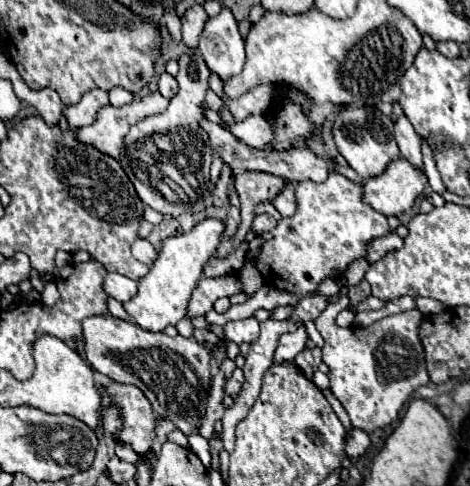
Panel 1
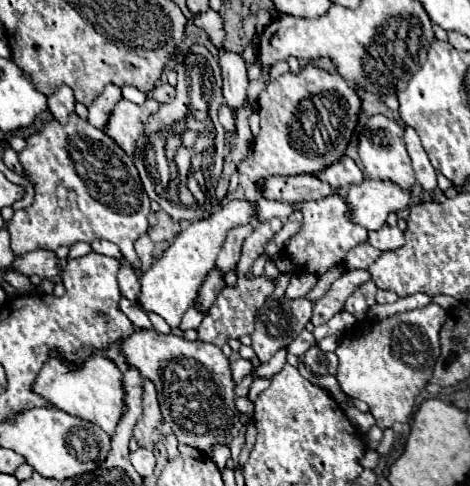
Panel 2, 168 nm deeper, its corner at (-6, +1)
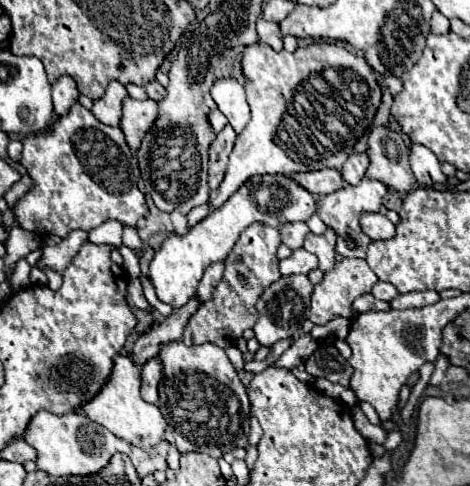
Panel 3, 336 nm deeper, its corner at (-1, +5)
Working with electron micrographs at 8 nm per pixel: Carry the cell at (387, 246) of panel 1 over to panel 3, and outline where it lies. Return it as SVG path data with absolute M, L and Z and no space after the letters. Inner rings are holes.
M362 212L360 226L372 240L388 240L394 236L394 224L386 216L376 212Z

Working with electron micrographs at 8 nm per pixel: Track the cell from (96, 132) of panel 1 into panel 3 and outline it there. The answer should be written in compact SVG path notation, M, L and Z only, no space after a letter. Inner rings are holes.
M126 98L120 128L126 134L126 142L132 148L132 152L140 148L140 136L142 138L146 136L156 118L158 118L158 104L154 100L148 98L140 102L134 98Z

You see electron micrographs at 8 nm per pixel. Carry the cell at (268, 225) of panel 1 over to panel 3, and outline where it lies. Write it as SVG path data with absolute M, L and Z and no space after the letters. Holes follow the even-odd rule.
M252 224L248 226L238 242L234 244L232 252L224 260L224 276L212 294L212 302L200 304L200 308L190 316L186 328L184 328L184 344L216 344L220 348L230 348L236 344L236 340L242 336L246 328L254 328L258 320L256 302L262 296L262 292L281 277L276 258L276 250L281 245L278 228Z

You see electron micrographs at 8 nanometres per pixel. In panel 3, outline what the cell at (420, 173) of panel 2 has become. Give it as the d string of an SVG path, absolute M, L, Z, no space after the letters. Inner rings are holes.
M412 144L412 148L410 148L410 166L412 166L412 172L414 172L420 186L444 184L448 180L440 170L438 158L426 146Z

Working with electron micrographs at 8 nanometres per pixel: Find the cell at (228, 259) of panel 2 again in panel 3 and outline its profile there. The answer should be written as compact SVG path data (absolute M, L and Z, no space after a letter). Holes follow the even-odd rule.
M216 262L214 266L210 266L210 268L204 272L204 276L202 276L202 280L200 280L200 286L198 286L198 292L196 292L196 298L198 298L200 304L204 304L204 302L208 302L208 300L212 298L214 288L216 288L218 282L222 280L222 270L224 270L224 264L222 264L222 262Z

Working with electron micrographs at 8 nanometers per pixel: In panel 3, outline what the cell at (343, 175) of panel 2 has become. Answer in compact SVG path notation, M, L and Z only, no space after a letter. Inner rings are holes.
M362 152L362 154L350 154L350 158L344 162L342 178L344 178L348 184L358 184L358 182L364 178L364 172L366 172L368 164L370 164L368 152Z

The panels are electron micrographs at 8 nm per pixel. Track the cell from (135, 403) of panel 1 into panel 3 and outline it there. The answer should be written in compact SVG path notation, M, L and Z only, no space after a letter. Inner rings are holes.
M158 356L150 358L142 366L142 398L146 402L158 402L158 384L162 380L162 362Z

